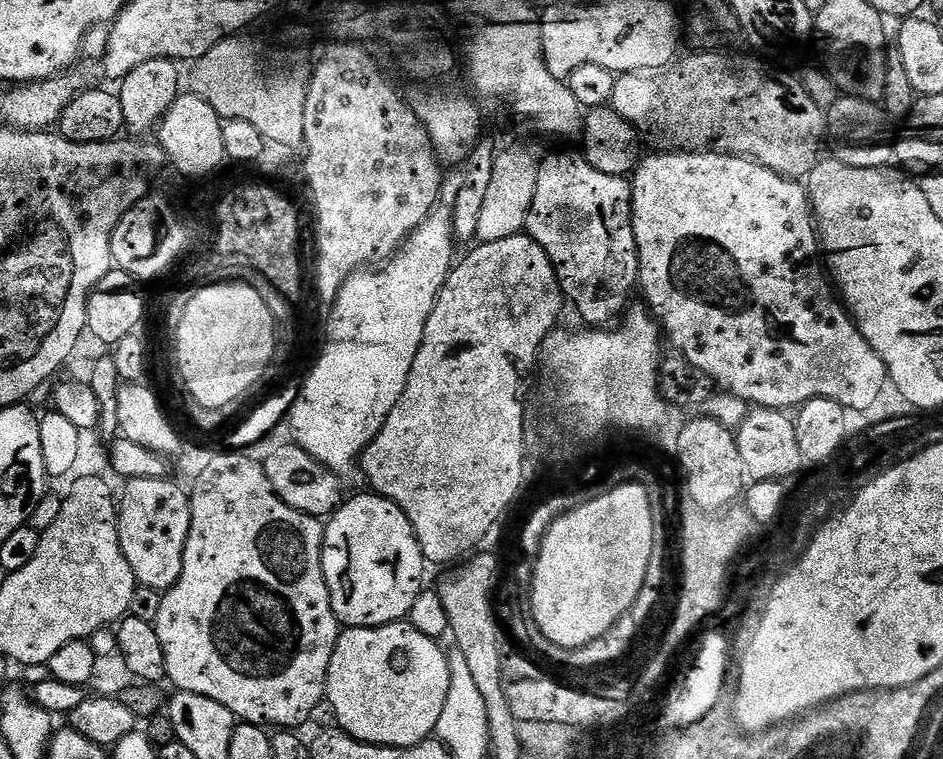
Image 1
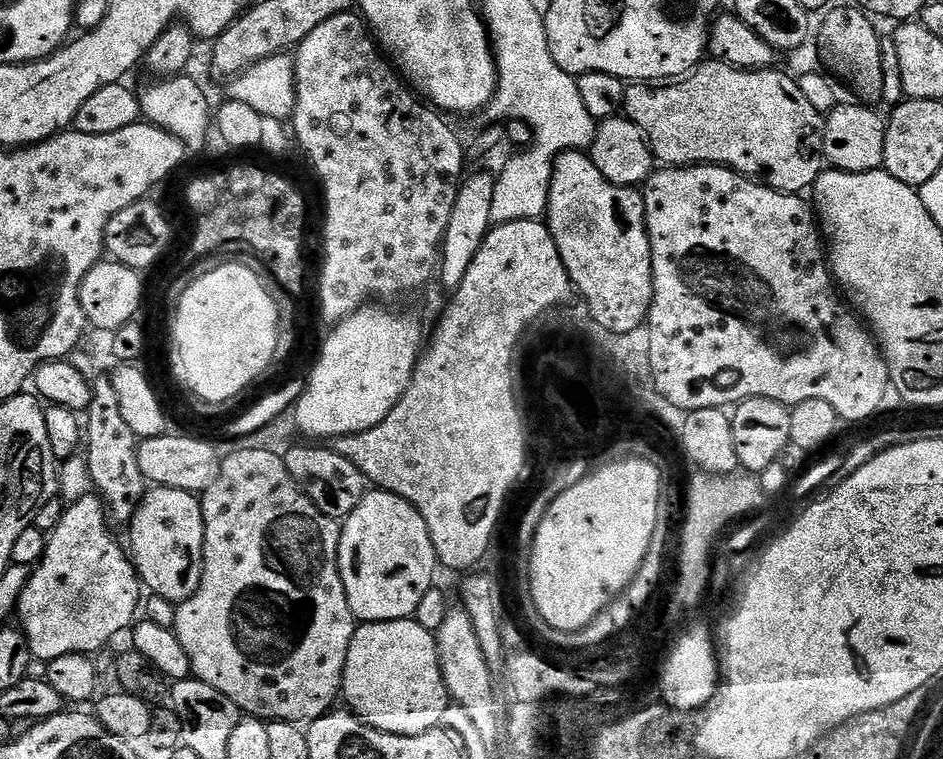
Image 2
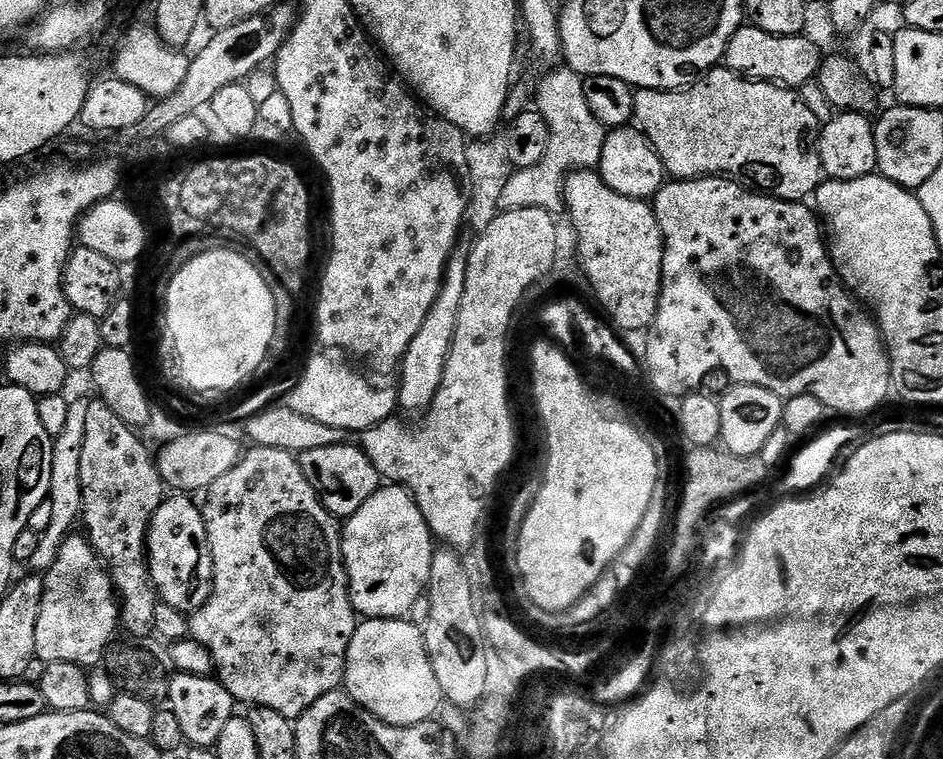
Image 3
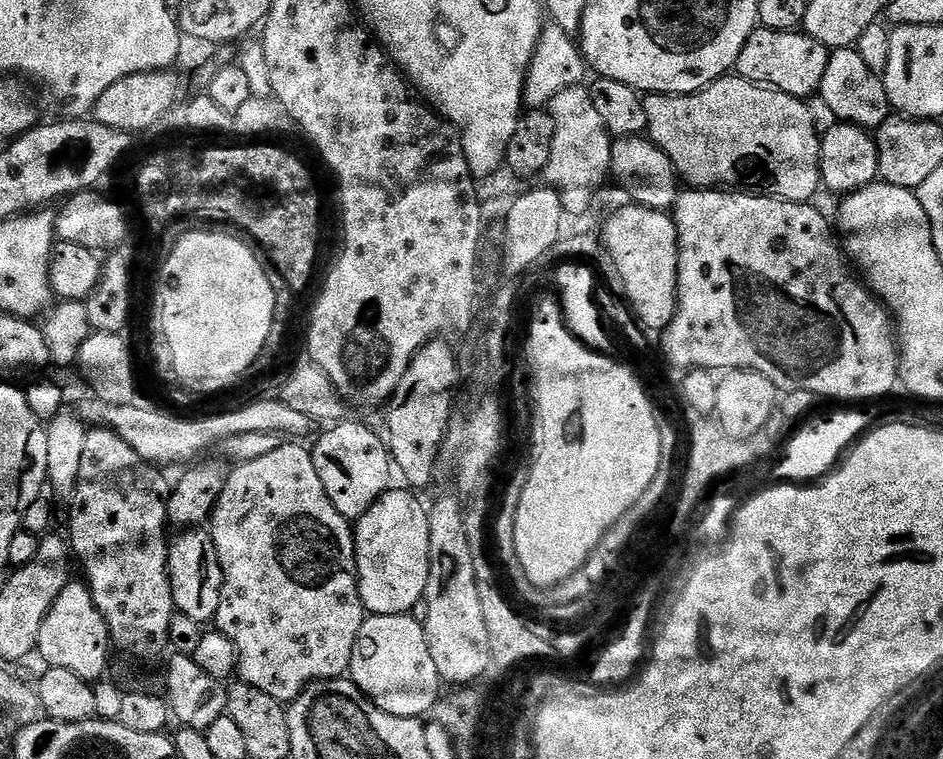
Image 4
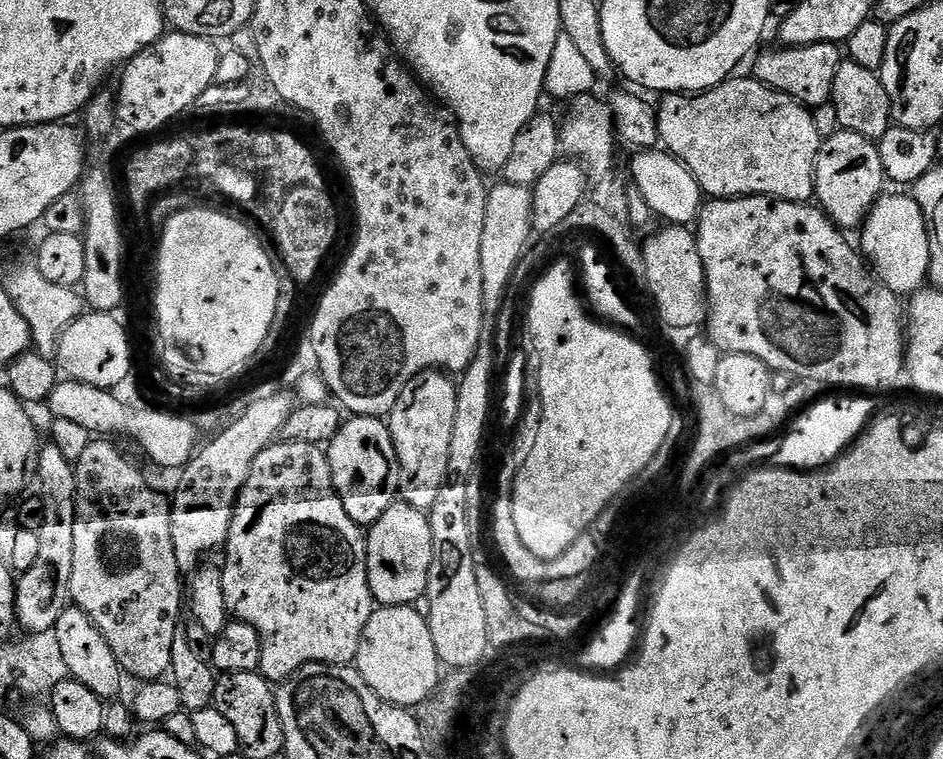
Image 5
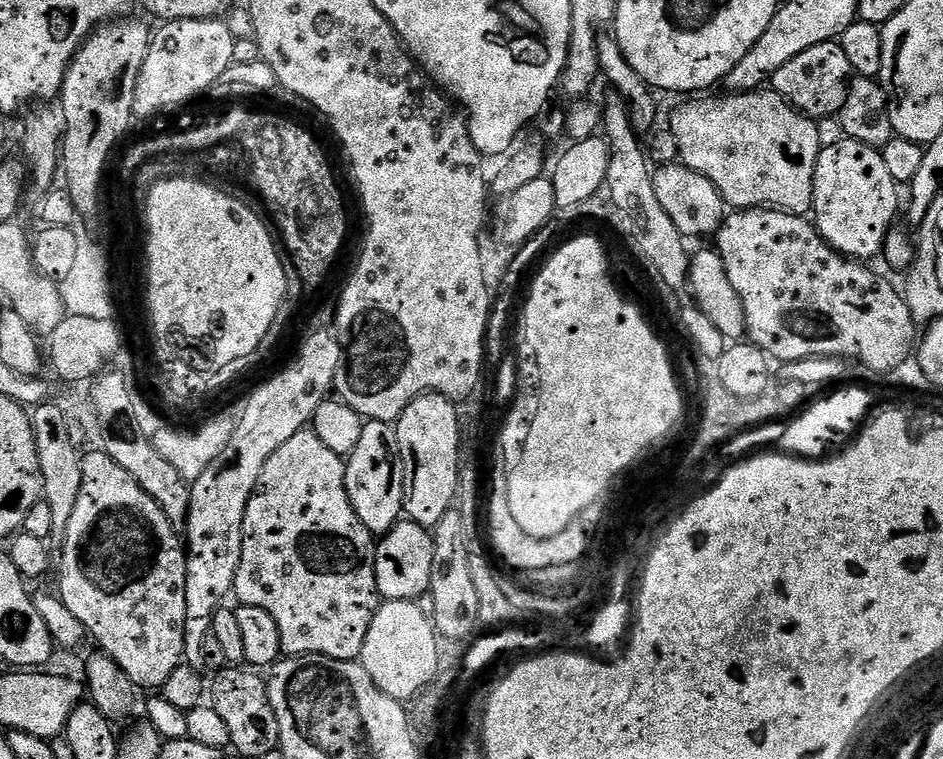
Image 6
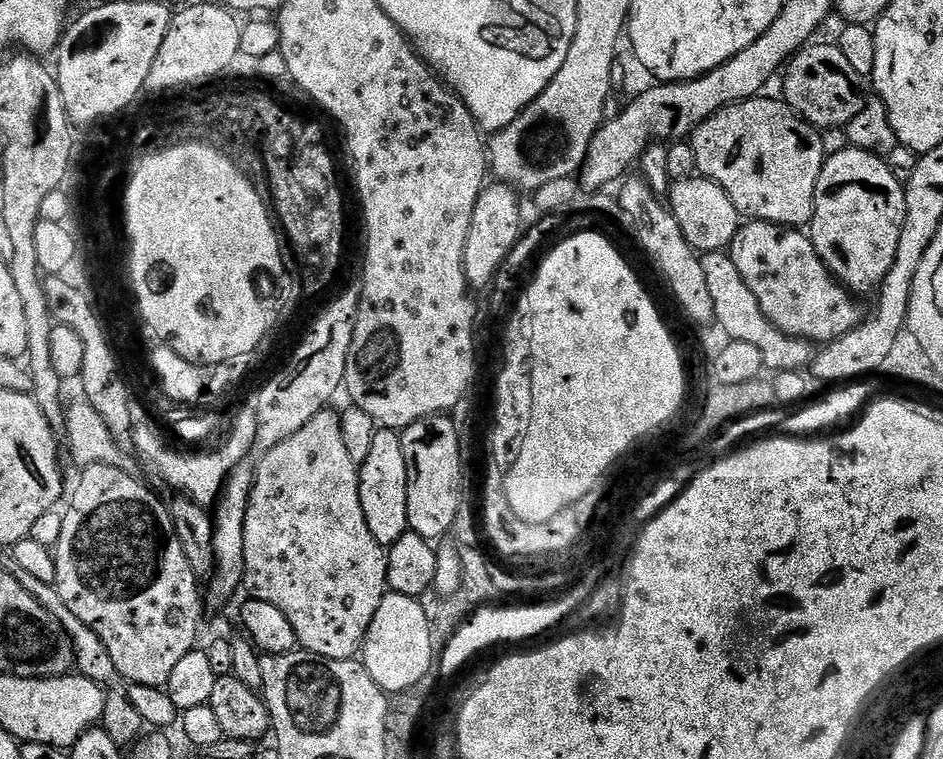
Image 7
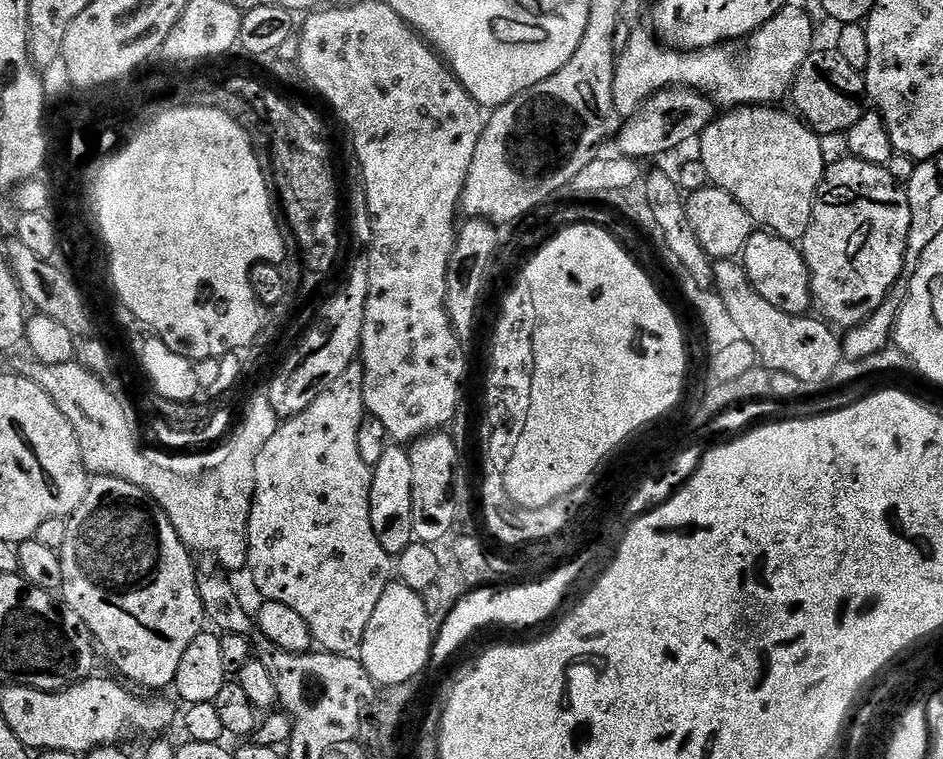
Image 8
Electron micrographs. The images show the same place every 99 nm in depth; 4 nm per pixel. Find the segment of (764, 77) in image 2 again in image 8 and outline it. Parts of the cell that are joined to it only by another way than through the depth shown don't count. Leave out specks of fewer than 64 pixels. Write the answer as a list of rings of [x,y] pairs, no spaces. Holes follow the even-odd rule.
[[[745,106],[717,115],[700,133],[701,161],[706,166],[709,181],[726,190],[750,214],[753,225],[775,232],[783,240],[803,241],[812,221],[812,211],[818,203],[816,195],[824,180],[826,165],[822,160],[820,137],[791,111],[779,112],[776,106]]]

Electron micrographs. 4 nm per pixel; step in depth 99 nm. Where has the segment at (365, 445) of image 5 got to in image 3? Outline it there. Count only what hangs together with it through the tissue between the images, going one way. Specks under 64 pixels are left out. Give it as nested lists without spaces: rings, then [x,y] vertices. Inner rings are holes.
[[[352,442],[306,450],[299,453],[298,459],[302,474],[306,474],[306,482],[314,486],[324,509],[337,518],[354,515],[358,506],[362,506],[366,498],[373,496],[382,484],[382,477],[378,474],[374,462],[366,458],[363,448]]]

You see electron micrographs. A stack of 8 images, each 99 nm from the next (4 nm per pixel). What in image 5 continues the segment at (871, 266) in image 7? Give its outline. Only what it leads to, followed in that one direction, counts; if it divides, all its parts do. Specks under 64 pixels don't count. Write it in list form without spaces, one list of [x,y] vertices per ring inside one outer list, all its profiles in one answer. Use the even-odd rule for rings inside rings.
[[[839,130],[825,139],[816,159],[814,200],[825,216],[841,230],[859,229],[885,191],[886,177],[877,145],[862,134]]]

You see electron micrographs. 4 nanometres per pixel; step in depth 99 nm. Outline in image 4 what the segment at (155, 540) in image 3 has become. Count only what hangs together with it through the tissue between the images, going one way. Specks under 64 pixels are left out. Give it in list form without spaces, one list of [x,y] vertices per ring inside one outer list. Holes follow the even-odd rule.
[[[184,530],[180,536],[172,536],[168,546],[168,577],[172,587],[172,597],[176,611],[194,618],[201,626],[213,623],[222,602],[224,575],[216,557],[216,547],[212,545],[211,535],[204,530]]]

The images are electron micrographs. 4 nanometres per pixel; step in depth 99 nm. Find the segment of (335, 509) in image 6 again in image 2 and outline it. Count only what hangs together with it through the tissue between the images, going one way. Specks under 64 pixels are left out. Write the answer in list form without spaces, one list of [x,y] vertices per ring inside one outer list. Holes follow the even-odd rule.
[[[270,449],[239,451],[221,459],[218,474],[214,476],[212,484],[203,491],[200,505],[204,519],[202,580],[190,599],[177,607],[174,625],[178,642],[182,642],[182,650],[188,655],[192,676],[206,682],[206,686],[214,686],[218,694],[226,694],[230,702],[240,707],[241,713],[254,716],[257,720],[281,720],[301,726],[313,724],[320,716],[333,711],[335,704],[332,703],[341,699],[346,654],[350,650],[350,642],[358,627],[356,616],[350,610],[350,602],[346,602],[346,590],[342,586],[340,567],[336,561],[341,525],[322,514],[318,506],[314,506],[314,502],[306,498],[304,492],[290,478],[283,455]]]

